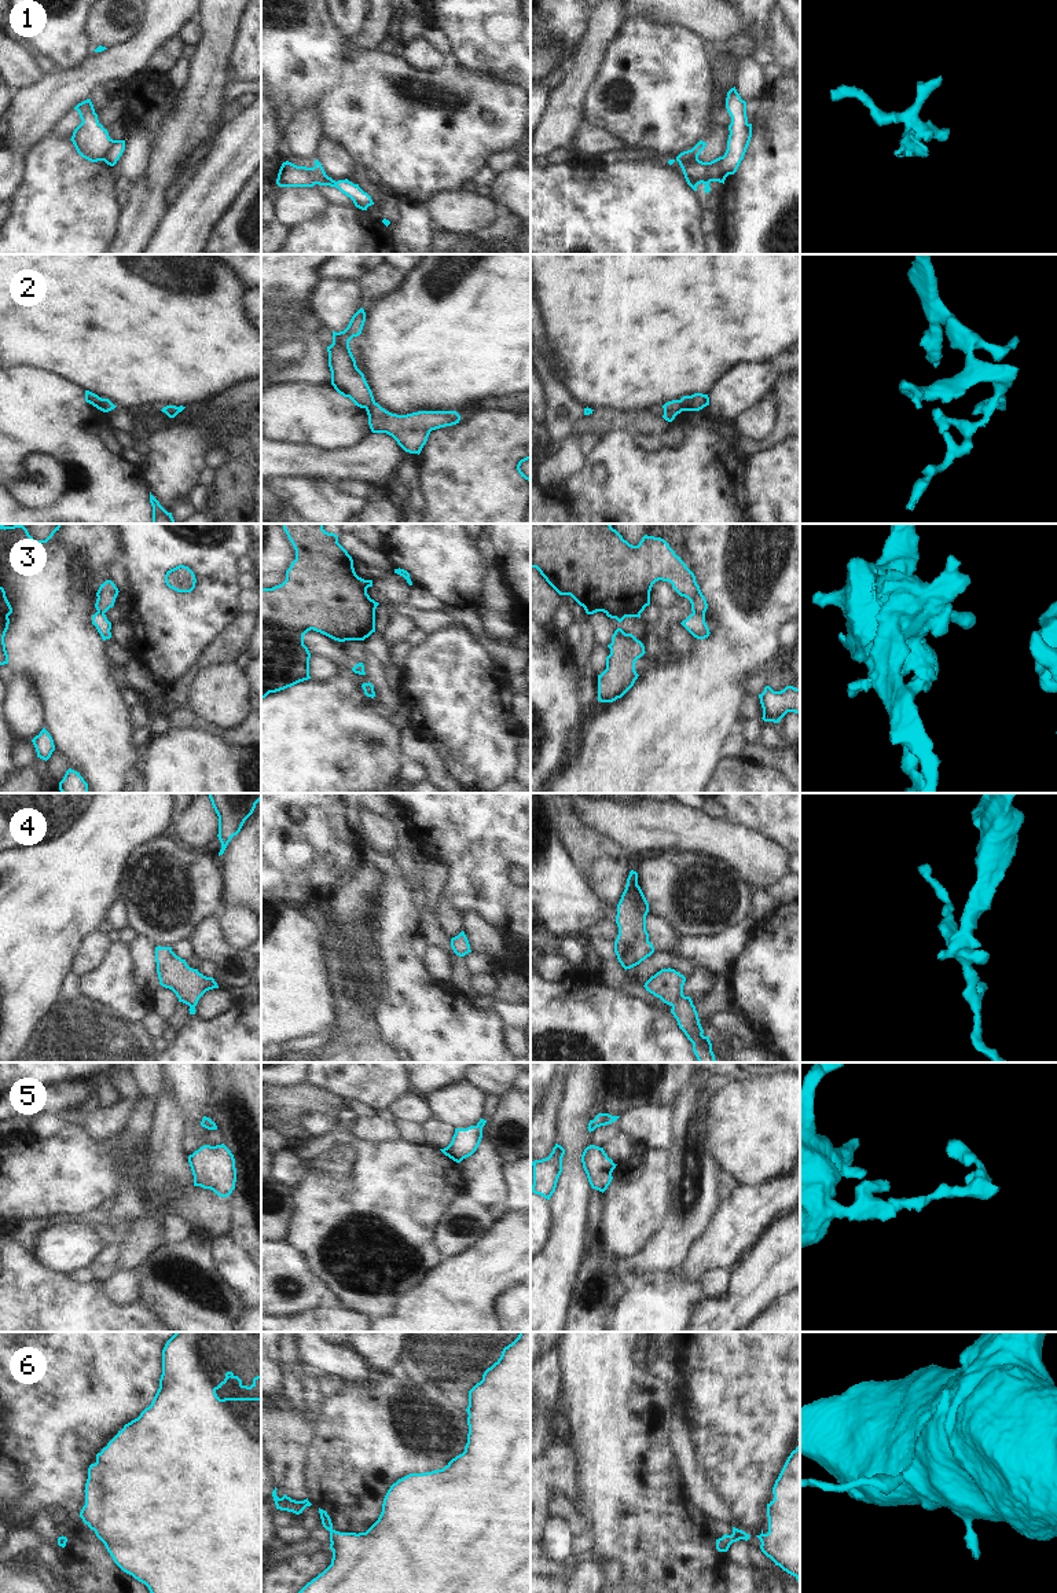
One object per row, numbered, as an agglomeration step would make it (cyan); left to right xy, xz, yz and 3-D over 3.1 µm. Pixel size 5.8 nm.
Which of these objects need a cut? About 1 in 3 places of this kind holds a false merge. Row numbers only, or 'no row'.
2, 3

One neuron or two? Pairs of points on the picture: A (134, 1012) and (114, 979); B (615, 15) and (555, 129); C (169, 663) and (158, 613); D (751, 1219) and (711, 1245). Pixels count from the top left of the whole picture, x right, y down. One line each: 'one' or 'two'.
A: one
B: one
C: one
D: one

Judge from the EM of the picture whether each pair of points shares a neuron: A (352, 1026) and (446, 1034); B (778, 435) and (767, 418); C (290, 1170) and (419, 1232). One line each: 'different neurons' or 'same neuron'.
A: different neurons
B: different neurons
C: different neurons

